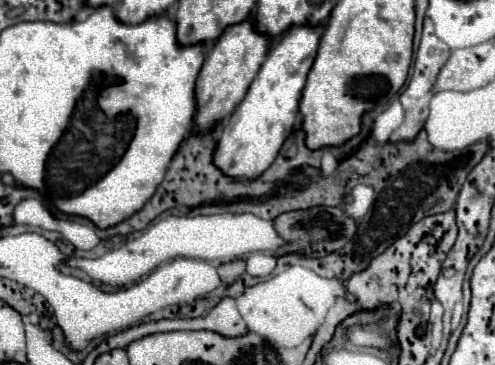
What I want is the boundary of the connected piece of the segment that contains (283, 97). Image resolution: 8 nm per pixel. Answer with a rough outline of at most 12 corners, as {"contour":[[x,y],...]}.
{"contour":[[292,27],[226,121],[214,161],[256,179],[294,131],[322,27]]}

